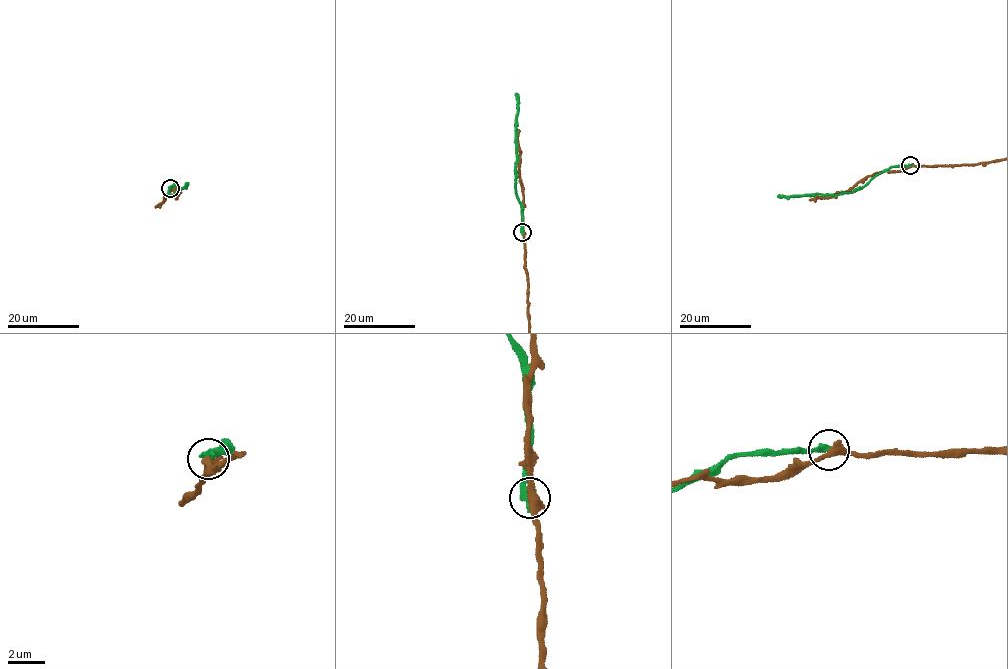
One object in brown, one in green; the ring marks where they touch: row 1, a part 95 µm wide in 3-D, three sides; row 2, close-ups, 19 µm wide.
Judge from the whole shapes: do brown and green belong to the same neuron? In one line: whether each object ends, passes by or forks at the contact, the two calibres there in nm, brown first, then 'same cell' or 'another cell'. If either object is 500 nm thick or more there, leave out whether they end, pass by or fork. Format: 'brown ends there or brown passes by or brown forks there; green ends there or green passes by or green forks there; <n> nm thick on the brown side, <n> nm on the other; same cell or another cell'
brown passes by; green ends there; 400 nm thick on the brown side, 380 nm on the other; another cell

